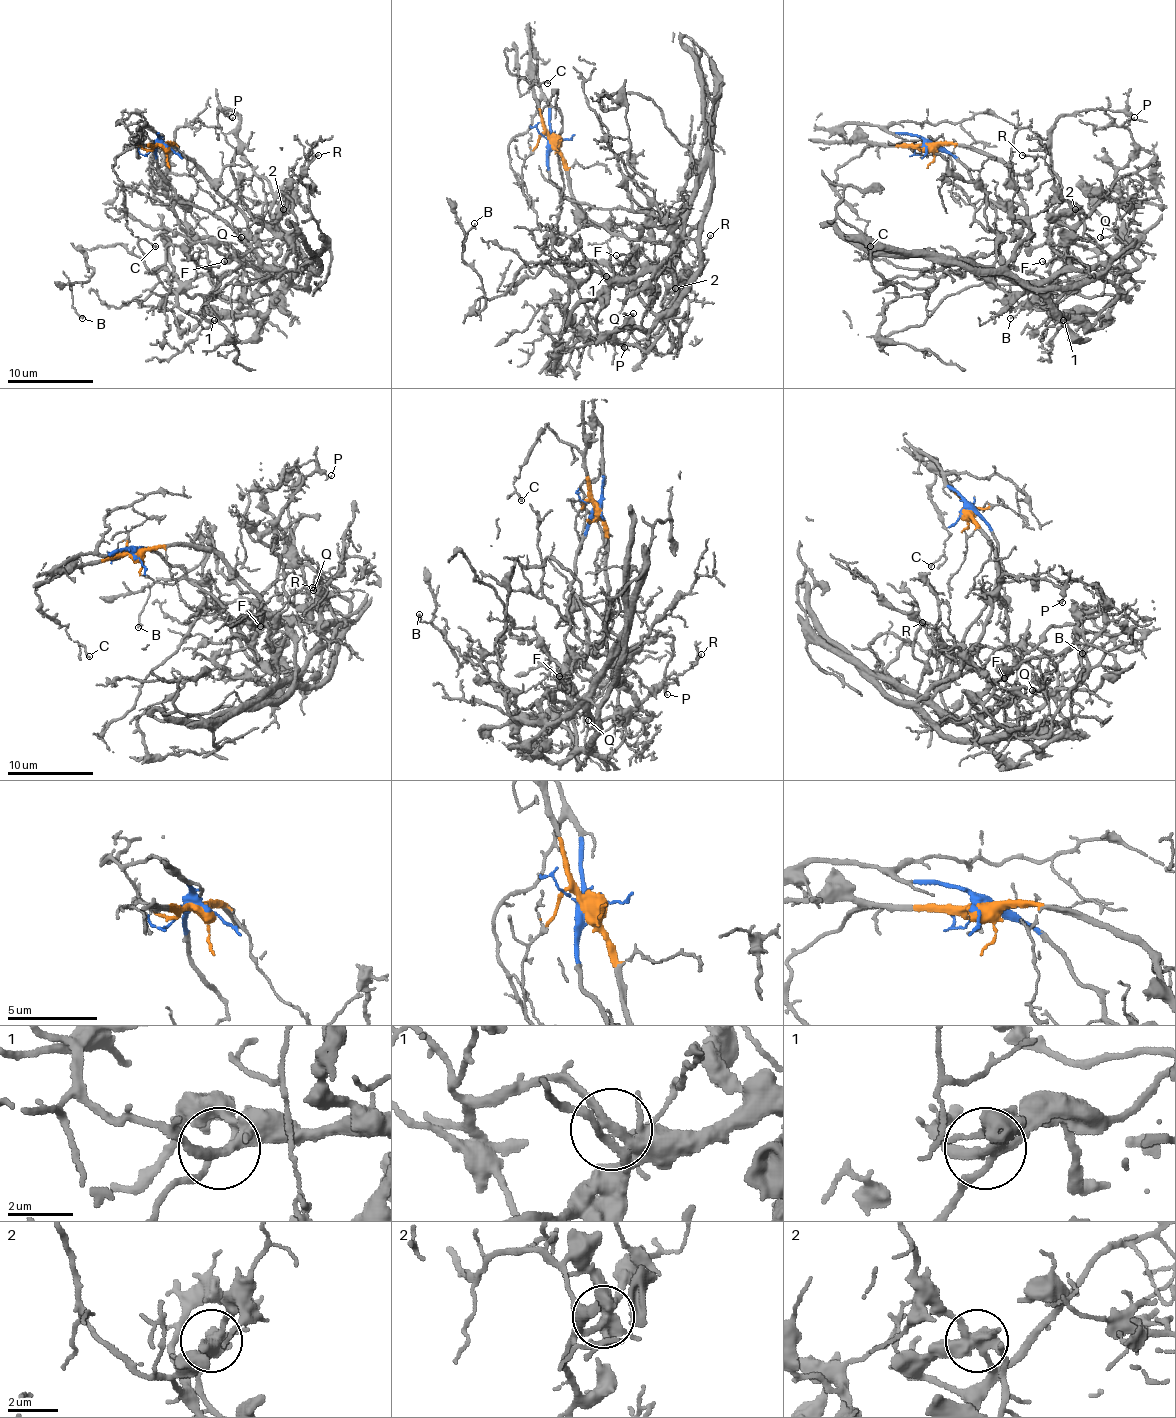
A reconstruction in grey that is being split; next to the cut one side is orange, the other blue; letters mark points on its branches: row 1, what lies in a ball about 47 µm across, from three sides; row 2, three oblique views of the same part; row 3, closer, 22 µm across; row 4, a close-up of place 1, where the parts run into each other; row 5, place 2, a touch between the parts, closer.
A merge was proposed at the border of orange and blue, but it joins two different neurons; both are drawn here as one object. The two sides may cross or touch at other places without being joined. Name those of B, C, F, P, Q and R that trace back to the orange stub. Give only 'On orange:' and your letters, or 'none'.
On orange: C, F

